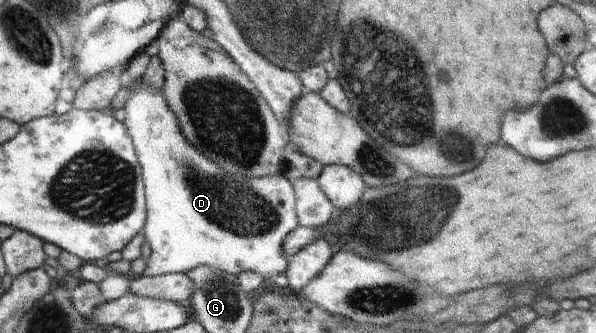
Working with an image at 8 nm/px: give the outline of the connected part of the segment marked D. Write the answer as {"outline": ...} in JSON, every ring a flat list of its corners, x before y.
{"outline":[[141,78,133,81,129,88,124,122,144,168,145,191,148,195,148,221,142,233,149,243,151,255,142,275,186,274,198,265,208,265,231,275,253,272,271,280,273,275,287,270,288,258,284,256,283,245,299,225,298,215,295,215,293,183,287,180,283,172,237,179,228,176,185,137,180,121,162,90,142,82]]}

